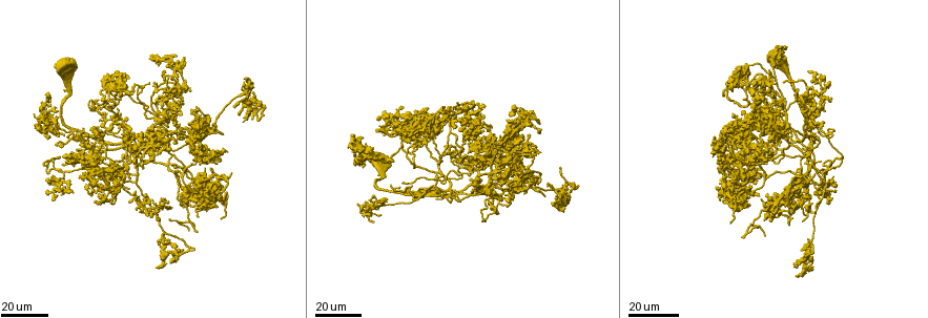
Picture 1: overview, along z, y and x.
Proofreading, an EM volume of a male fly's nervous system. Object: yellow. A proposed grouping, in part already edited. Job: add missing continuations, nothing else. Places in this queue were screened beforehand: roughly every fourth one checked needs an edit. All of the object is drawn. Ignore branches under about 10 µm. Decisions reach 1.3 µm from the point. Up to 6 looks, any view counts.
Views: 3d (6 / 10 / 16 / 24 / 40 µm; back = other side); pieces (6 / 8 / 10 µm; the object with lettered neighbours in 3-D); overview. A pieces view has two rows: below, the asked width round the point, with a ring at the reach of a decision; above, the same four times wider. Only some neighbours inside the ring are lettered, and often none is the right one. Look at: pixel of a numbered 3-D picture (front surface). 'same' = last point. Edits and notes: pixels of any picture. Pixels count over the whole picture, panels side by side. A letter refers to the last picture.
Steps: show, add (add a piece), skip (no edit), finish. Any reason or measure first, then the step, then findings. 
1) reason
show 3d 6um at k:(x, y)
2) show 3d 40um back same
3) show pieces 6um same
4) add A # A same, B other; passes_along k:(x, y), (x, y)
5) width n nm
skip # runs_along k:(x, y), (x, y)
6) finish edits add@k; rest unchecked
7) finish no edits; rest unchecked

an open end
show 3d 24um at 1:(803, 148)

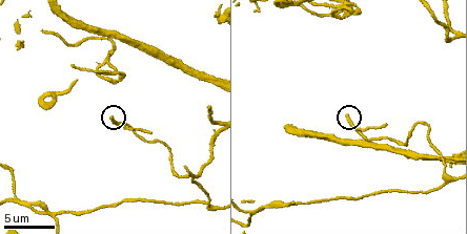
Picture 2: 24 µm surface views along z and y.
show pieces 8um at 2:(112, 118)

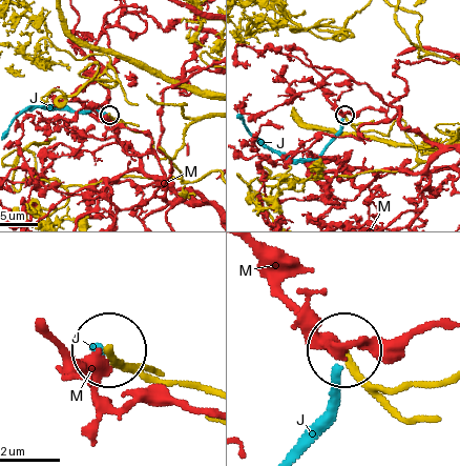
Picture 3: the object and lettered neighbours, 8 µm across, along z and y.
skip # J other, M other; runs_along 3:(159, 375), (128, 370), (108, 352); none of them fits

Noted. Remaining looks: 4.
free end
show 3d 24um at 1:(232, 172)

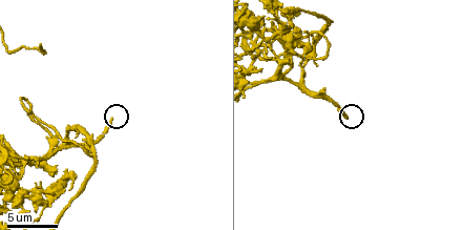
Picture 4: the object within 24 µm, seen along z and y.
what lies round it
show pieces 8um at 4:(110, 118)

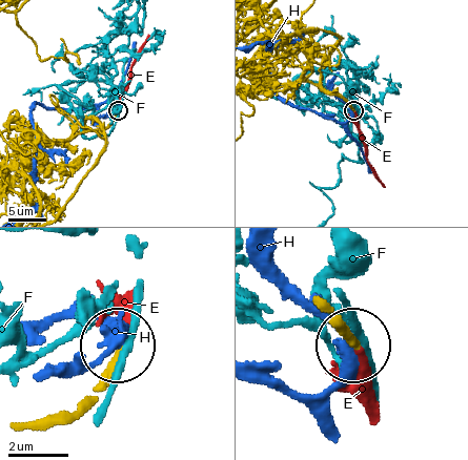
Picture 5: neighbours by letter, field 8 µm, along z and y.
add E # E same, F other, H other; passes_along 5:(323, 306), (361, 353), (368, 418); the neuron continues

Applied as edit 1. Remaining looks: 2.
finish edits add@5; rest unchecked

